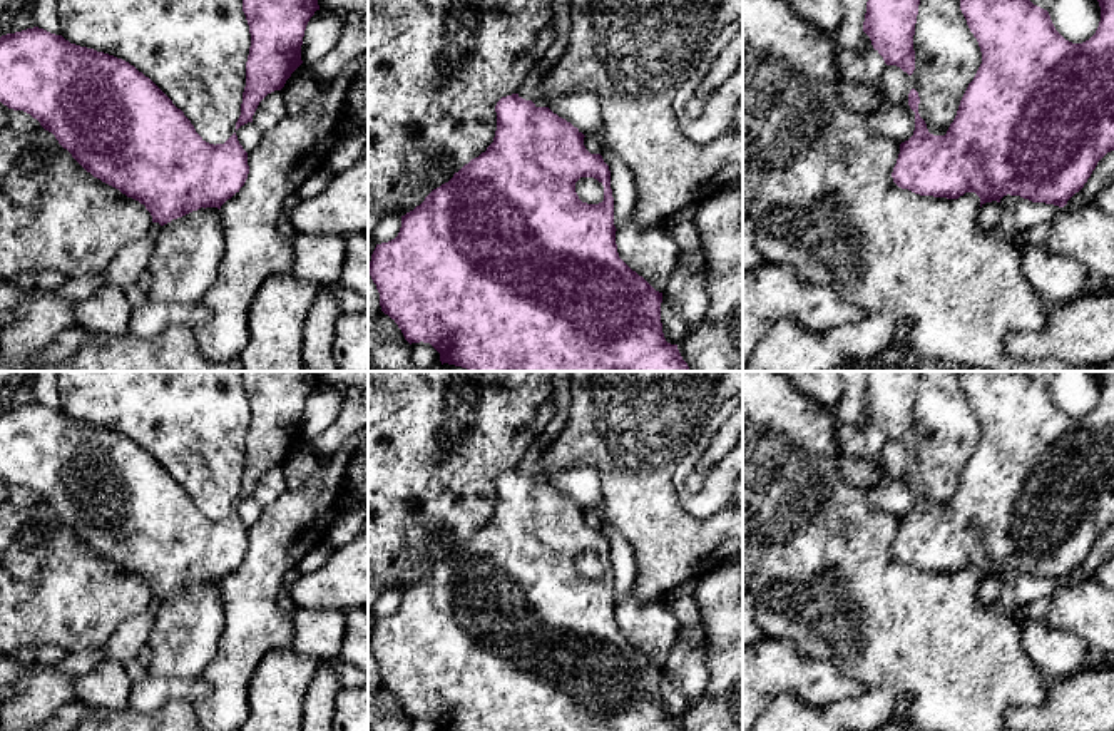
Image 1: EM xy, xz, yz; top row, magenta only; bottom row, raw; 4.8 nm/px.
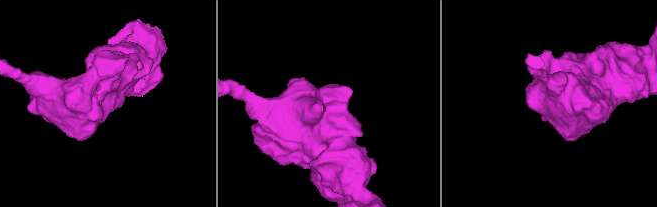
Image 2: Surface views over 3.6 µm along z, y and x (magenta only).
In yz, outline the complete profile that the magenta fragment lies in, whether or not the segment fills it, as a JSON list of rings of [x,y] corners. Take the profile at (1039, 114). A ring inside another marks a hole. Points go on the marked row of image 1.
[[[960,0],[960,10],[979,42],[982,64],[945,135],[928,132],[918,114],[918,92],[910,90],[915,130],[900,144],[893,182],[920,196],[947,199],[975,192],[980,207],[1000,202],[1007,194],[1064,207],[1084,187],[1097,162],[1114,151],[1114,0],[1097,2],[1101,22],[1096,33],[1082,43],[1072,43],[1055,30],[1049,12],[1030,0]]]

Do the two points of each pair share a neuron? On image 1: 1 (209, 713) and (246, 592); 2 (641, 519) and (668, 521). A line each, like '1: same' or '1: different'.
1: same
2: same

